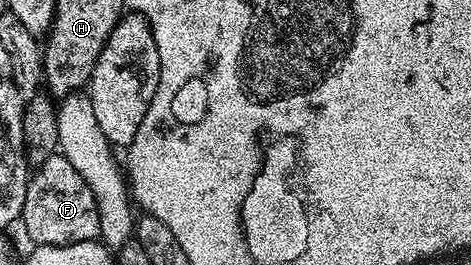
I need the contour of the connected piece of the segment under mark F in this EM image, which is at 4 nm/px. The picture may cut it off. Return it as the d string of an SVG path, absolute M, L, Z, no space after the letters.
M57 153L51 155L31 172L22 224L33 239L33 244L46 246L66 246L74 242L99 240L98 204L90 186L82 179L66 157Z

